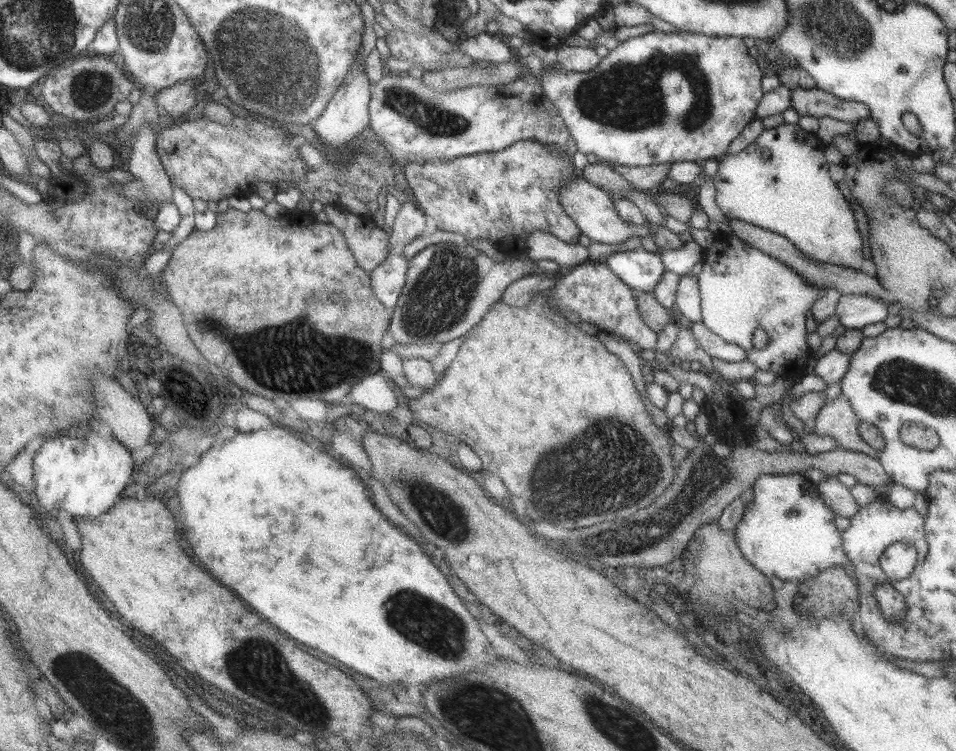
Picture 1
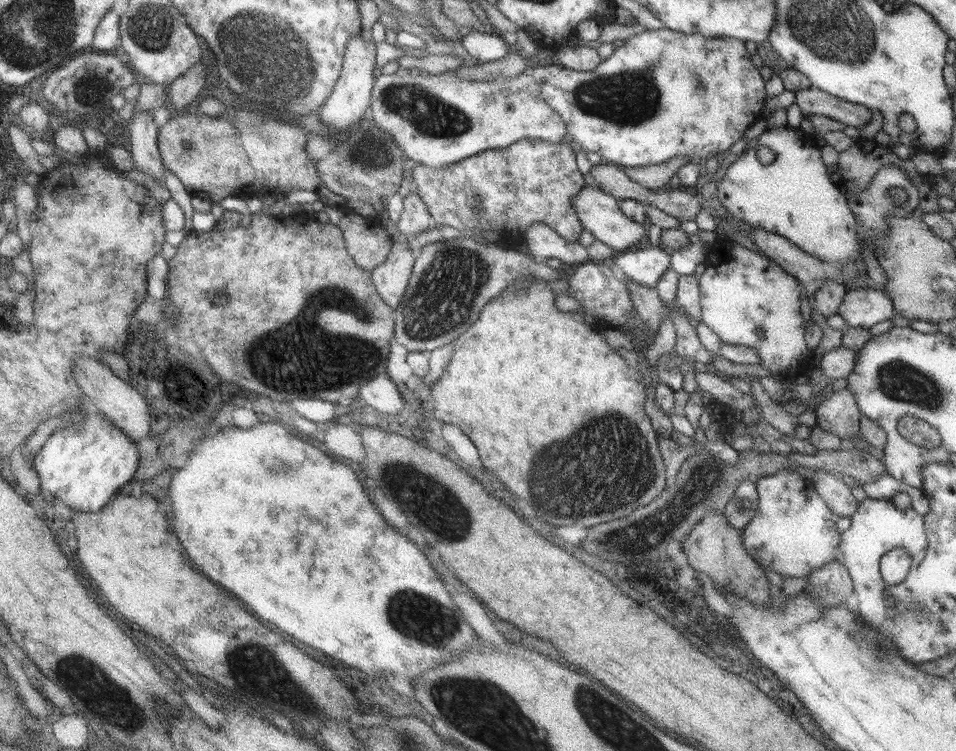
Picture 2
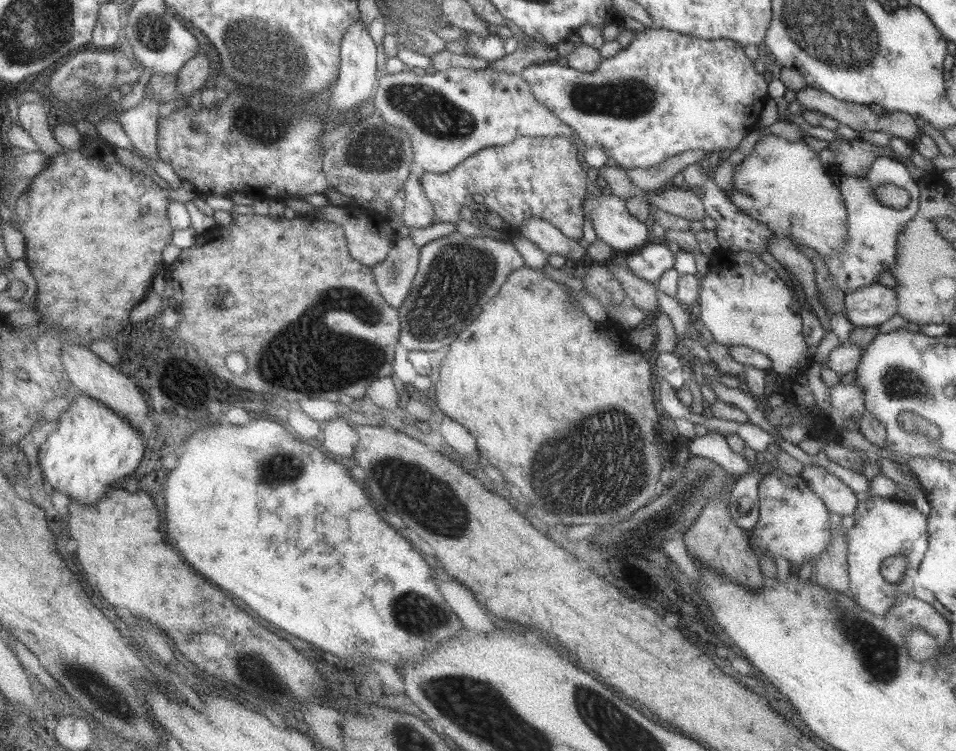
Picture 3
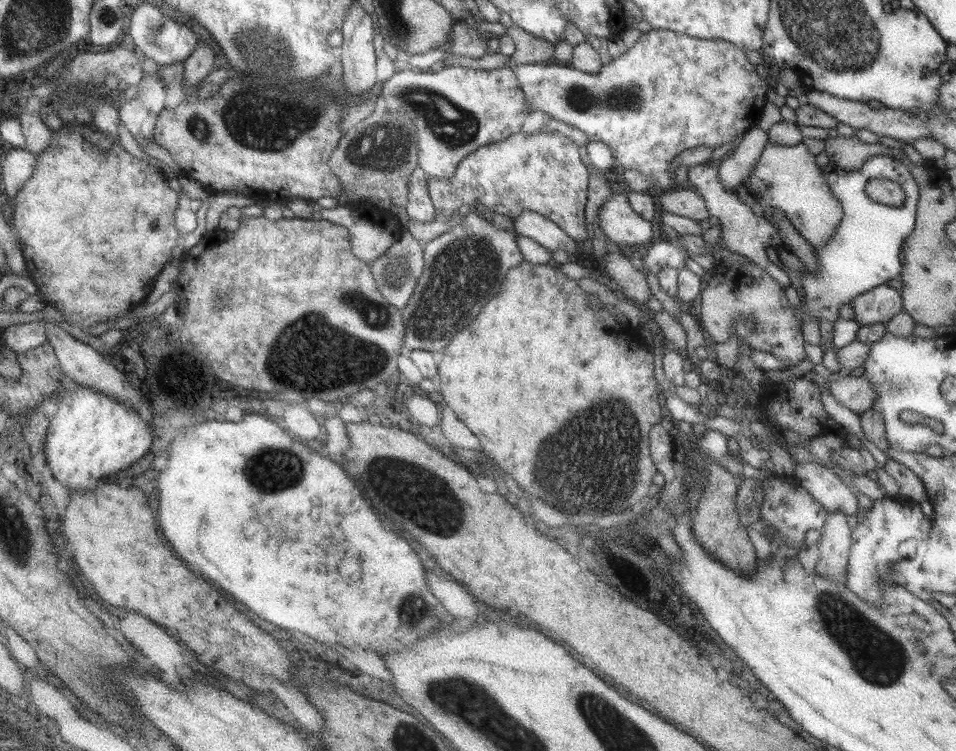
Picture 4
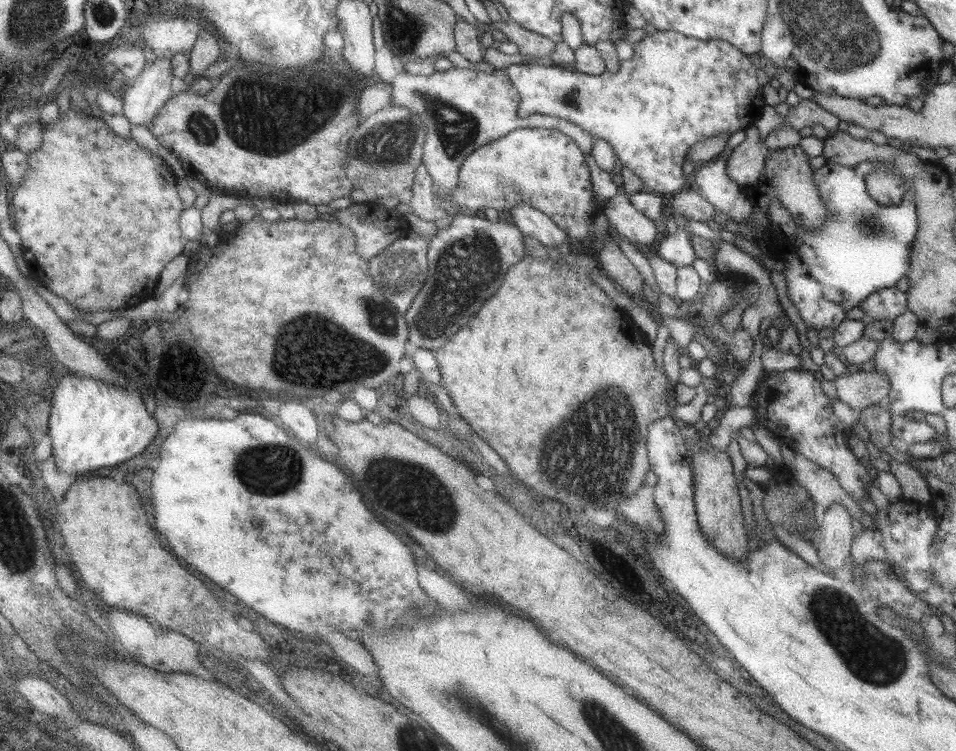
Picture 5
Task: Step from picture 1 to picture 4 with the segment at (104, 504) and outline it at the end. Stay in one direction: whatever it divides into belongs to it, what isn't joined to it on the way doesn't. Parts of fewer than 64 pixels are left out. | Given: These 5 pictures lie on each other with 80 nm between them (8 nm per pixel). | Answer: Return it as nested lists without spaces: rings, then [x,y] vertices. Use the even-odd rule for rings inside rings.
[[[81,386],[57,394],[55,413],[49,422],[42,451],[50,475],[70,491],[95,490],[103,478],[131,468],[149,448],[149,432],[135,408],[129,408],[102,392]]]

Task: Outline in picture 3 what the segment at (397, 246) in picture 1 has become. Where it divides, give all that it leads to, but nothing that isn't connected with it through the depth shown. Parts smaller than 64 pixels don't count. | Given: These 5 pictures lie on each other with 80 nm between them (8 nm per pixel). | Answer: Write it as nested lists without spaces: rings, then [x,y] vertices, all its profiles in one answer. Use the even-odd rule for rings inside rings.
[[[411,164],[410,173],[403,186],[405,206],[399,219],[402,220],[404,226],[411,228],[425,228],[436,222],[431,204],[425,199],[421,185],[419,185],[418,176],[422,172],[417,164]]]

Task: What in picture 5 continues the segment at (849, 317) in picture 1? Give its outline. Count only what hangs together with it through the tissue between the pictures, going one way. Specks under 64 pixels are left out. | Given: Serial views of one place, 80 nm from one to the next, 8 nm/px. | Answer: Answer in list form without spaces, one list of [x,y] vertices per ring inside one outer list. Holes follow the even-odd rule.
[[[896,286],[882,288],[867,295],[858,306],[863,312],[863,320],[893,320],[906,309],[906,294]]]

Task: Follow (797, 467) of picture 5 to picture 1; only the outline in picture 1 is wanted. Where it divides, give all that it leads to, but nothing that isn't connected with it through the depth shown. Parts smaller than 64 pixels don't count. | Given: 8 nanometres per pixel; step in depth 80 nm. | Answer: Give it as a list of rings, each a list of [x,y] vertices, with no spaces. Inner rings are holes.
[[[825,475],[816,485],[821,500],[836,514],[851,518],[859,508],[845,487],[835,476]]]

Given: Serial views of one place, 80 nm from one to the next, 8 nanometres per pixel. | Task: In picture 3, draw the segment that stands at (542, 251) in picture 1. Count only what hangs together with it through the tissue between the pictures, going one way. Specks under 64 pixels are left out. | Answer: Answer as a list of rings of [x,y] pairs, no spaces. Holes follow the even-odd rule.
[[[533,216],[524,220],[519,226],[519,232],[535,243],[535,246],[543,250],[545,254],[563,256],[569,264],[573,264],[585,256],[586,250],[576,240],[567,238],[552,224],[540,218]]]

